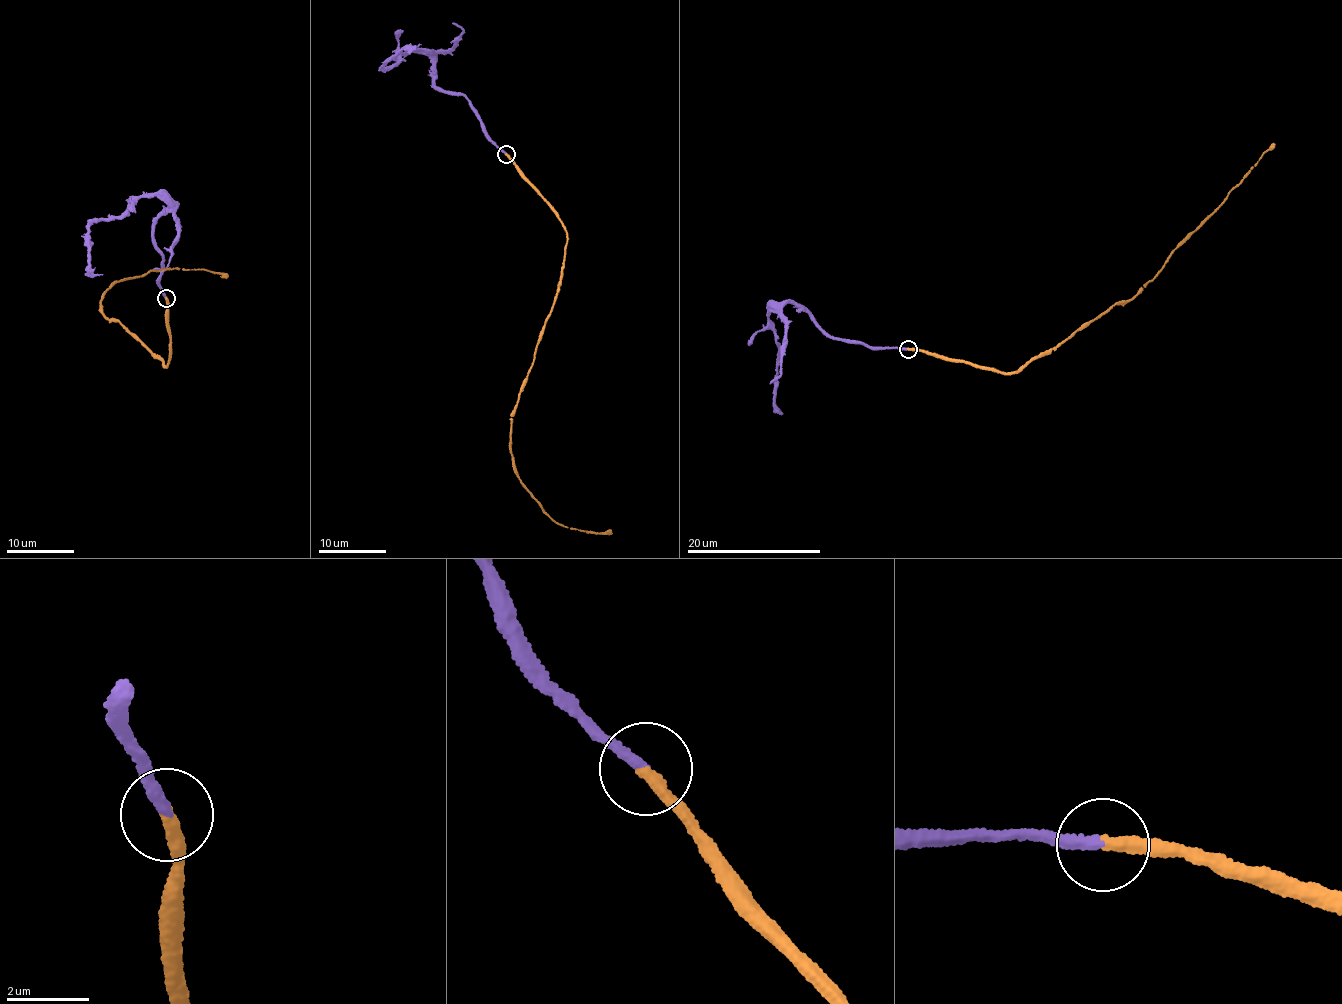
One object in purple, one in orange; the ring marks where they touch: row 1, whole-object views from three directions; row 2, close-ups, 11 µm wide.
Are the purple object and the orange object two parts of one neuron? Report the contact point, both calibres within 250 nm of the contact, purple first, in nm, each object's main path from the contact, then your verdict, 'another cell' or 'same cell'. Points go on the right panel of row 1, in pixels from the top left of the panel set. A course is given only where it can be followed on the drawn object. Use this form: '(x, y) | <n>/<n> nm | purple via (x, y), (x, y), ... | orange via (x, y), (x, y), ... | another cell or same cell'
(908, 349) | 260/320 nm | purple via (907, 350), (844, 342), (819, 326), (798, 306), (779, 303), (767, 309), (776, 342), (778, 407) | orange via (907, 350), (1016, 373), (1053, 350), (1113, 304), (1124, 303), (1138, 292), (1176, 246), (1211, 216), (1275, 145) | same cell

